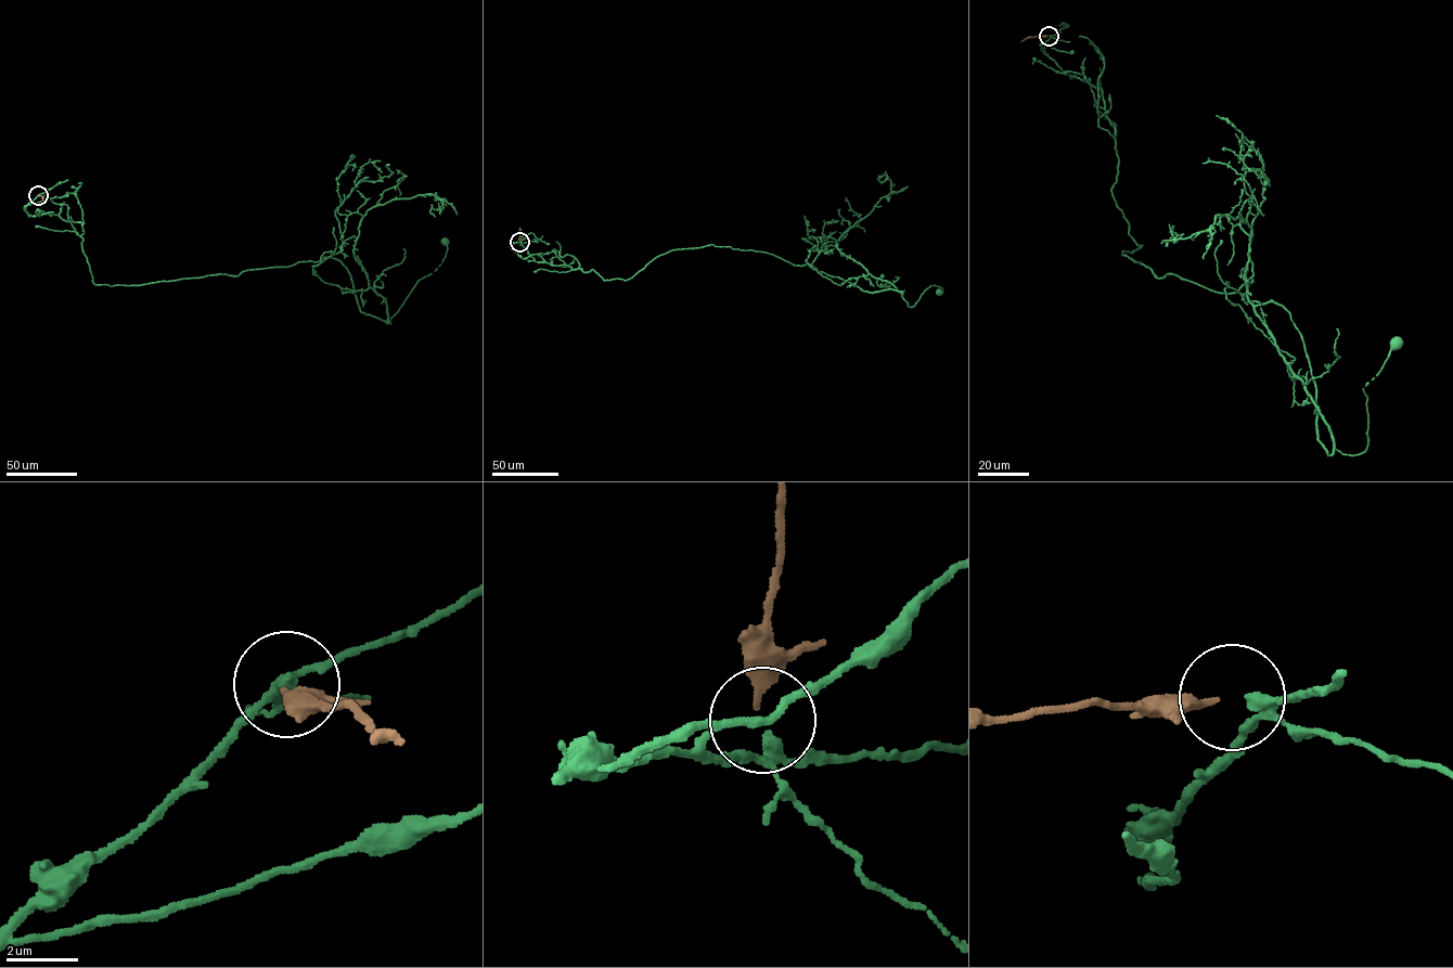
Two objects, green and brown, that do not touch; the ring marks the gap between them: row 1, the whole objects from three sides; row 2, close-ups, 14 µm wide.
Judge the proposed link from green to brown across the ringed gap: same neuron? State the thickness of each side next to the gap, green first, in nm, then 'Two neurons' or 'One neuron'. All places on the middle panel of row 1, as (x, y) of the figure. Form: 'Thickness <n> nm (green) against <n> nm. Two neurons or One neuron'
Thickness 260 nm (green) against 280 nm. One neuron

